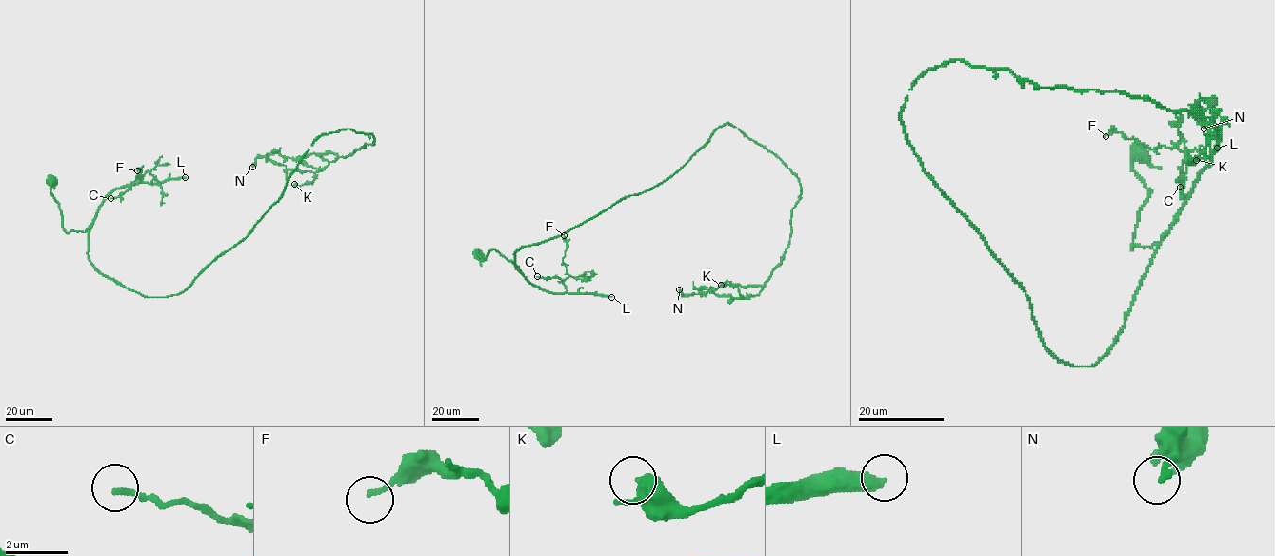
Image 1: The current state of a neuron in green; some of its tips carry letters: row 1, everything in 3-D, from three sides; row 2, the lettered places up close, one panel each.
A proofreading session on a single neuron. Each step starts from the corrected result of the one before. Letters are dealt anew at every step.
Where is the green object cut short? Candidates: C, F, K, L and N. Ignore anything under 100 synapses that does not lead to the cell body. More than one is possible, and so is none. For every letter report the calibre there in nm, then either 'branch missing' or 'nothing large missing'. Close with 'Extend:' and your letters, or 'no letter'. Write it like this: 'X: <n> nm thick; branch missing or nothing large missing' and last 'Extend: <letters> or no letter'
C: 170 nm thick; nothing large missing
F: 140 nm thick; nothing large missing
K: 360 nm thick; nothing large missing
L: 360 nm thick; branch missing
N: 180 nm thick; nothing large missing
Extend: L

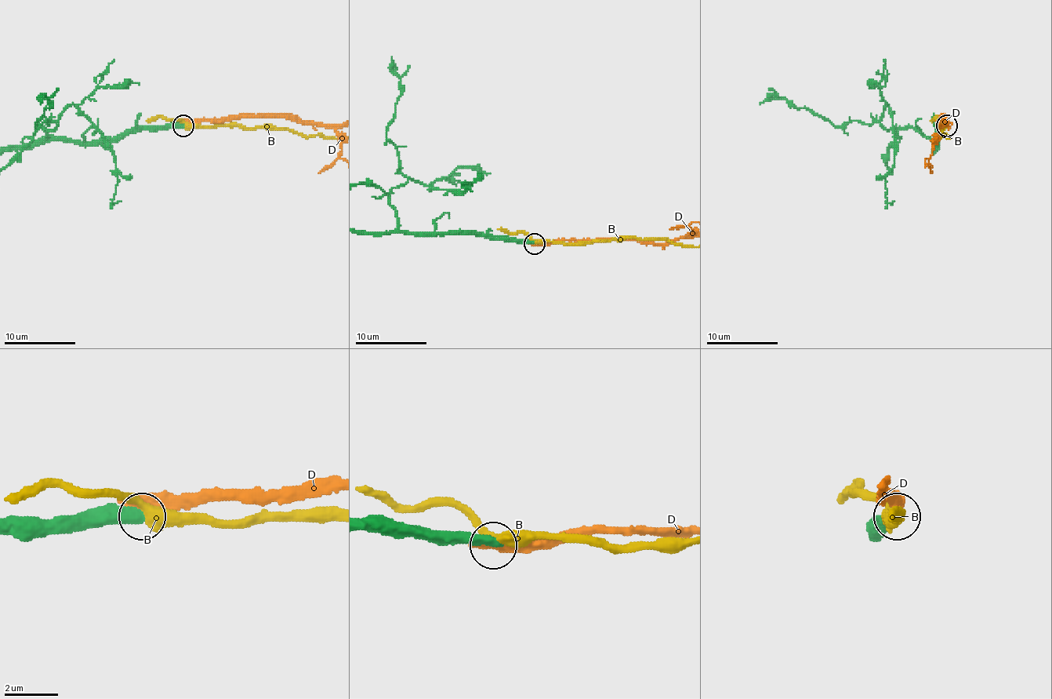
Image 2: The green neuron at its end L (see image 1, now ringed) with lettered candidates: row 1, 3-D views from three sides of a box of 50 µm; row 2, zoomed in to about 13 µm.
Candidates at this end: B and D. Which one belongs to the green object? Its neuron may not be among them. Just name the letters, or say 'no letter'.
no letter

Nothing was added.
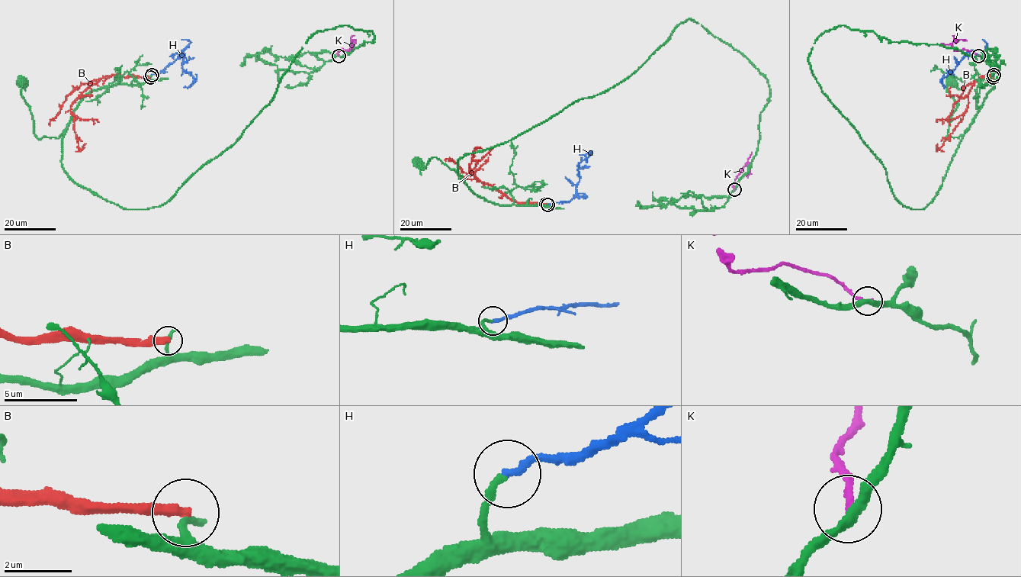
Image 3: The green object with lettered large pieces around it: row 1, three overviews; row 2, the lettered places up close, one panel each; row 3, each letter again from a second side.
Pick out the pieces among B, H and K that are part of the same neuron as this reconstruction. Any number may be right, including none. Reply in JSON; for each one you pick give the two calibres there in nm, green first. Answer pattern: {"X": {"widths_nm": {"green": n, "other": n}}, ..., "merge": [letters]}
{"H": {"widths_nm": {"green": 180, "other": 220}}, "merge": ["H"]}

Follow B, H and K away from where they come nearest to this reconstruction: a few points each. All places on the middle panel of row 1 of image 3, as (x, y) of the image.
B: (546, 204), (516, 202), (492, 185), (475, 178), (467, 178), (476, 149), (471, 155)
H: (547, 204), (569, 201), (577, 194), (576, 188), (579, 179), (577, 166), (589, 153), (579, 155)
K: (733, 189), (736, 177), (747, 162), (749, 170), (747, 177)

